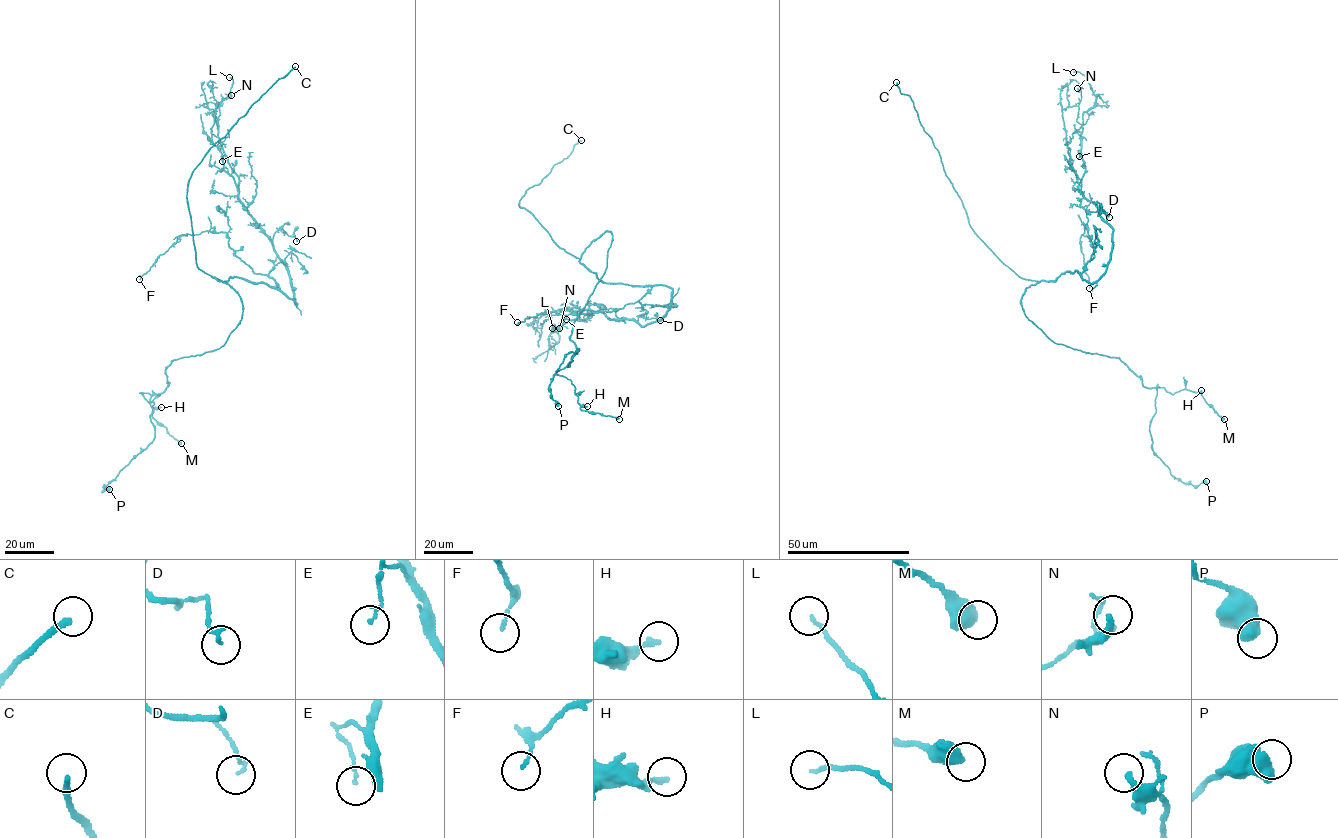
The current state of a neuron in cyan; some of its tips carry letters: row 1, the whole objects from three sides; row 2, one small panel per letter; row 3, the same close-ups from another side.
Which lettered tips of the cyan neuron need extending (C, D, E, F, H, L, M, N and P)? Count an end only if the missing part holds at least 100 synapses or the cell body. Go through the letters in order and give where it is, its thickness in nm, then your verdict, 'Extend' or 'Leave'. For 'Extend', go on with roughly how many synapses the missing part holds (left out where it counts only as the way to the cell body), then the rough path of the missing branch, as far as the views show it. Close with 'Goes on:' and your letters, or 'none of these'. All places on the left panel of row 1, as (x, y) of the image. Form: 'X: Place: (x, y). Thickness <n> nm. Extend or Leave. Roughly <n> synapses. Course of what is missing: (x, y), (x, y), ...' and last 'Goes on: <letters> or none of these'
C: Place: (295, 66). Thickness 220 nm. Extend. Course of what is missing: (295, 66), (309, 54), (325, 49), (340, 52), (344, 64), (337, 81), (338, 87)
D: Place: (296, 241). Thickness 140 nm. Leave
E: Place: (222, 161). Thickness 120 nm. Leave
F: Place: (139, 279). Thickness 110 nm. Leave
H: Place: (161, 407). Thickness 190 nm. Leave
L: Place: (229, 77). Thickness 120 nm. Leave
M: Place: (181, 443). Thickness 600 nm. Leave
N: Place: (231, 95). Thickness 300 nm. Leave
P: Place: (109, 489). Thickness 750 nm. Leave
Goes on: C

